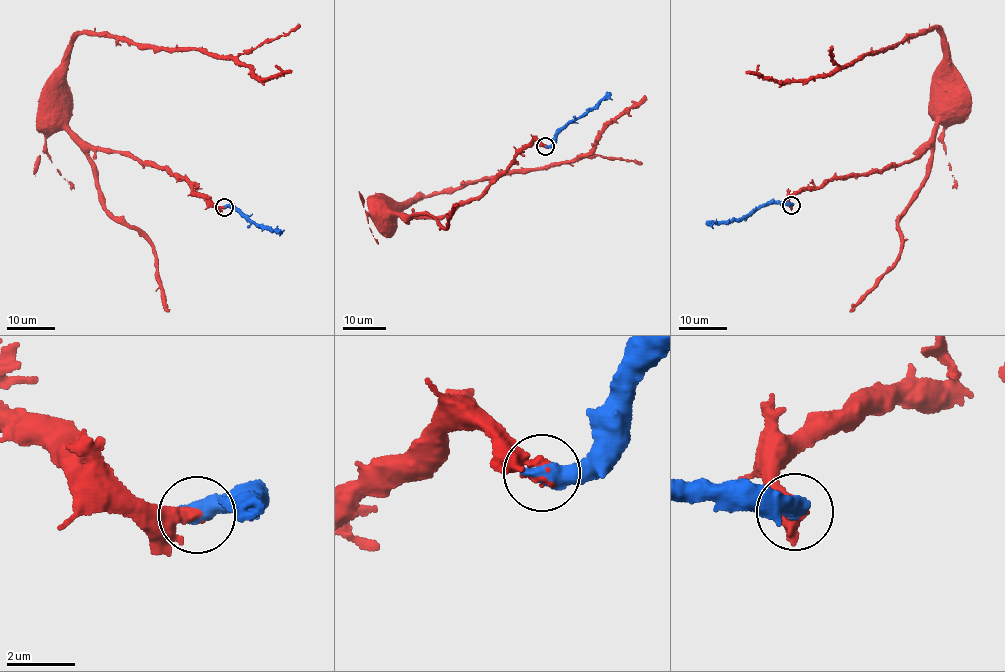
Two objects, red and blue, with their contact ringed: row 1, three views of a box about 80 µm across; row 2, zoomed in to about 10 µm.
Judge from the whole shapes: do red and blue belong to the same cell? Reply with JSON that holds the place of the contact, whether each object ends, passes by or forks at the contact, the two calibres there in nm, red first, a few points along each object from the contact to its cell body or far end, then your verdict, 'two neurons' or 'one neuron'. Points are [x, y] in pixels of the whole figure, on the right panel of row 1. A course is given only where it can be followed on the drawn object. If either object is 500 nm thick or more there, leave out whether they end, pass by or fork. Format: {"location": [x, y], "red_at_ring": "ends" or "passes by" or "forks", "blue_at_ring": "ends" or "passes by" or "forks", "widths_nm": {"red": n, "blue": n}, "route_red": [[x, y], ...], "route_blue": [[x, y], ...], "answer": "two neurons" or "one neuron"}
{"location": [791, 205], "widths_nm": {"red": 150, "blue": 600}, "route_red": [[791, 204], [794, 194], [921, 153], [940, 118], [941, 35], [934, 28], [813, 78], [779, 83], [747, 73]], "route_blue": [[792, 205], [762, 205], [736, 219], [706, 222]], "answer": "one neuron"}

